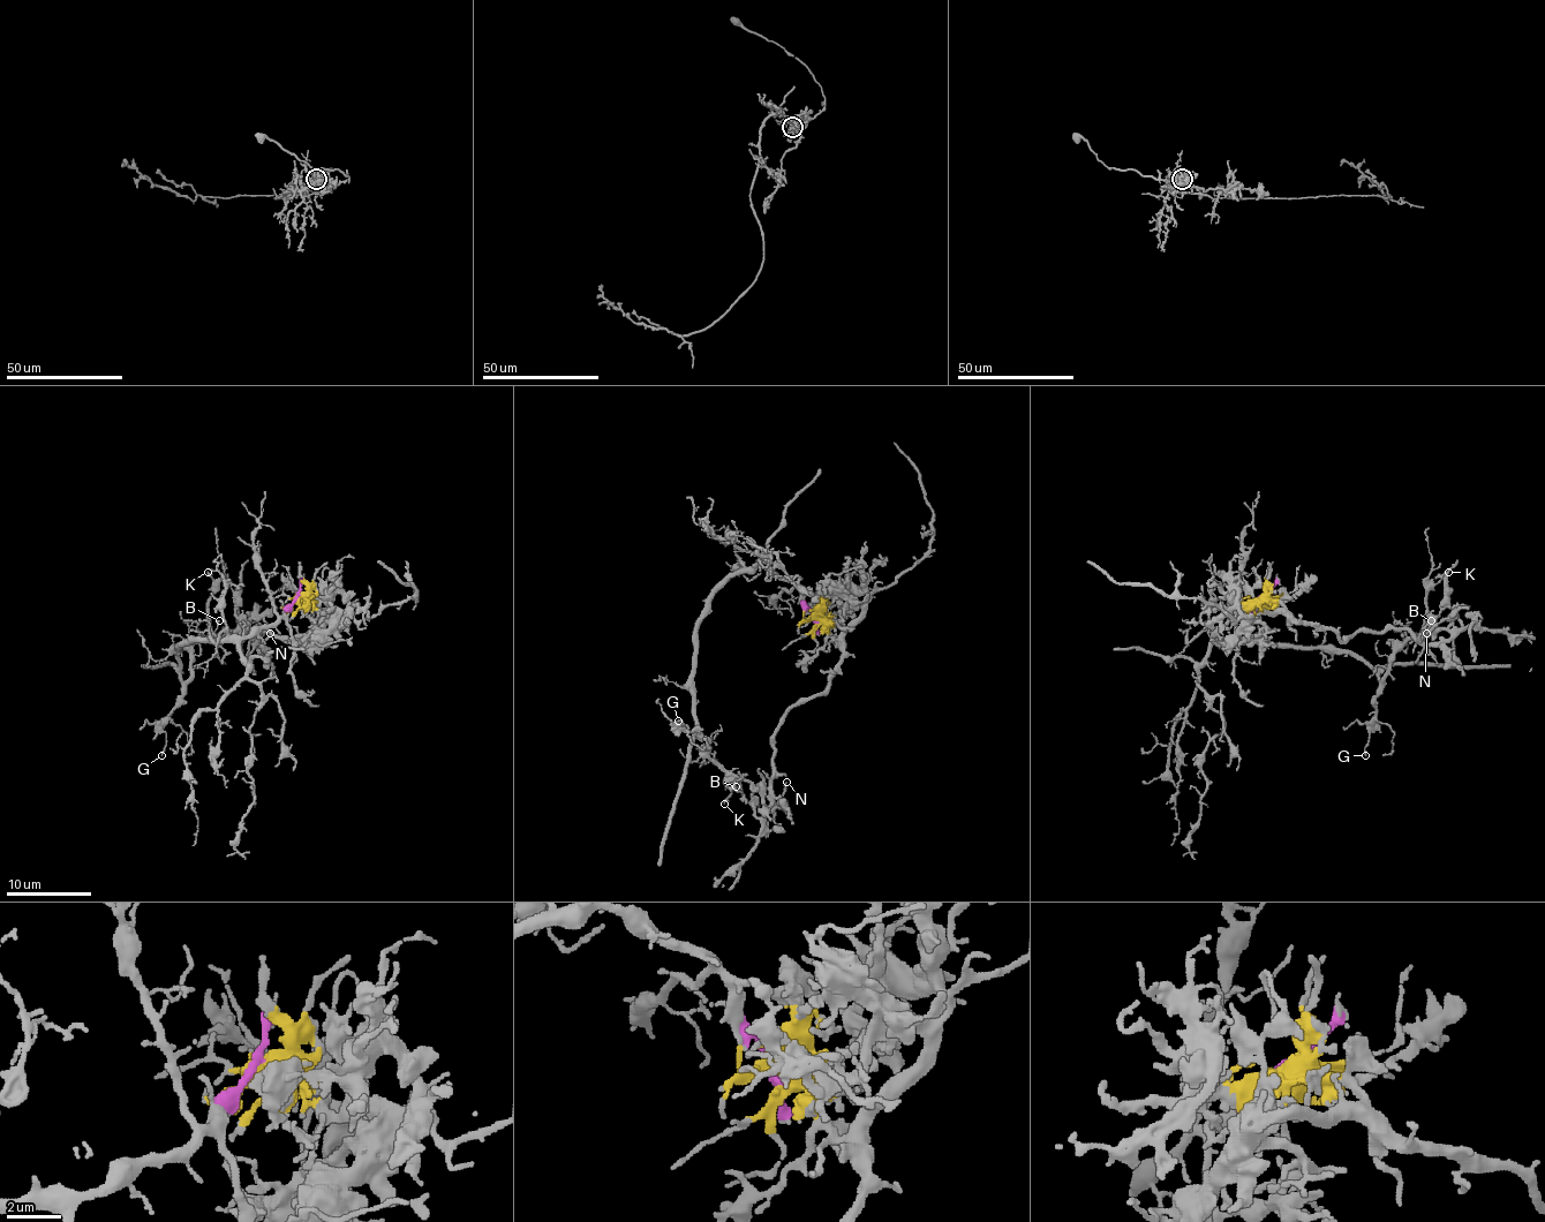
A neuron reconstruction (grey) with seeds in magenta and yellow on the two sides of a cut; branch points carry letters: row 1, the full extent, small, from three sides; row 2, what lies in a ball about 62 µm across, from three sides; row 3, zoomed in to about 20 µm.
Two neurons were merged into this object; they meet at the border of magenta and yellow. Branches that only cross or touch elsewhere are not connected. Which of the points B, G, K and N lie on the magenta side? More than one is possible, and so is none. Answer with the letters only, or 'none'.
B, G, K

